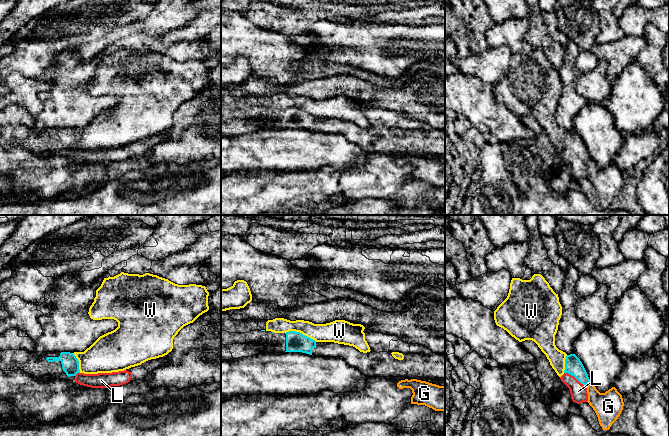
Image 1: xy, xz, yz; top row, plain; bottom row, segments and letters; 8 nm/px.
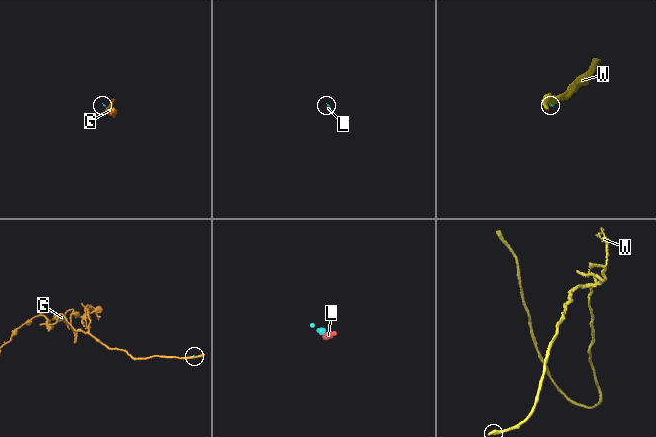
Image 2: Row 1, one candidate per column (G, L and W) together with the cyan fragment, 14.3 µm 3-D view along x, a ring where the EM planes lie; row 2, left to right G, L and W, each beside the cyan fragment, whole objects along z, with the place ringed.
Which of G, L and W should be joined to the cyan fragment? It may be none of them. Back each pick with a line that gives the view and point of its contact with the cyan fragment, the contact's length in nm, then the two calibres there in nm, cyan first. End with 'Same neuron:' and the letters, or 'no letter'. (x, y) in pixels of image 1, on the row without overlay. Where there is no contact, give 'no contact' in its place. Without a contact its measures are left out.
L: meets cyan in yz at (575, 153); contact 200 nm long; 140 nm thick on the cyan side, 140 nm on the other
Same neuron: L

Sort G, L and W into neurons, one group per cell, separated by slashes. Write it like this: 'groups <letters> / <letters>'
groups G / L / W

